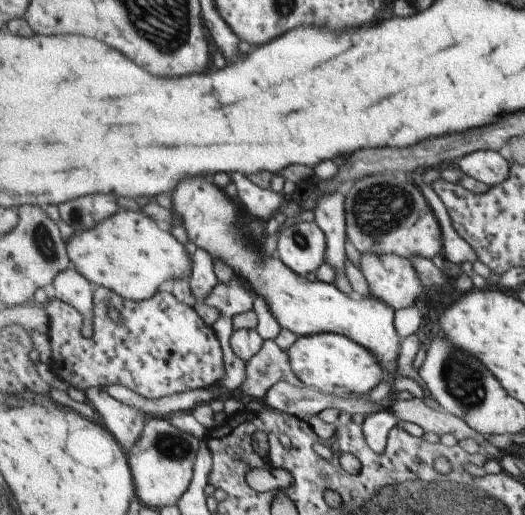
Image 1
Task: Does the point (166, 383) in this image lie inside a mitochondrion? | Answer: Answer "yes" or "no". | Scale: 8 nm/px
no

